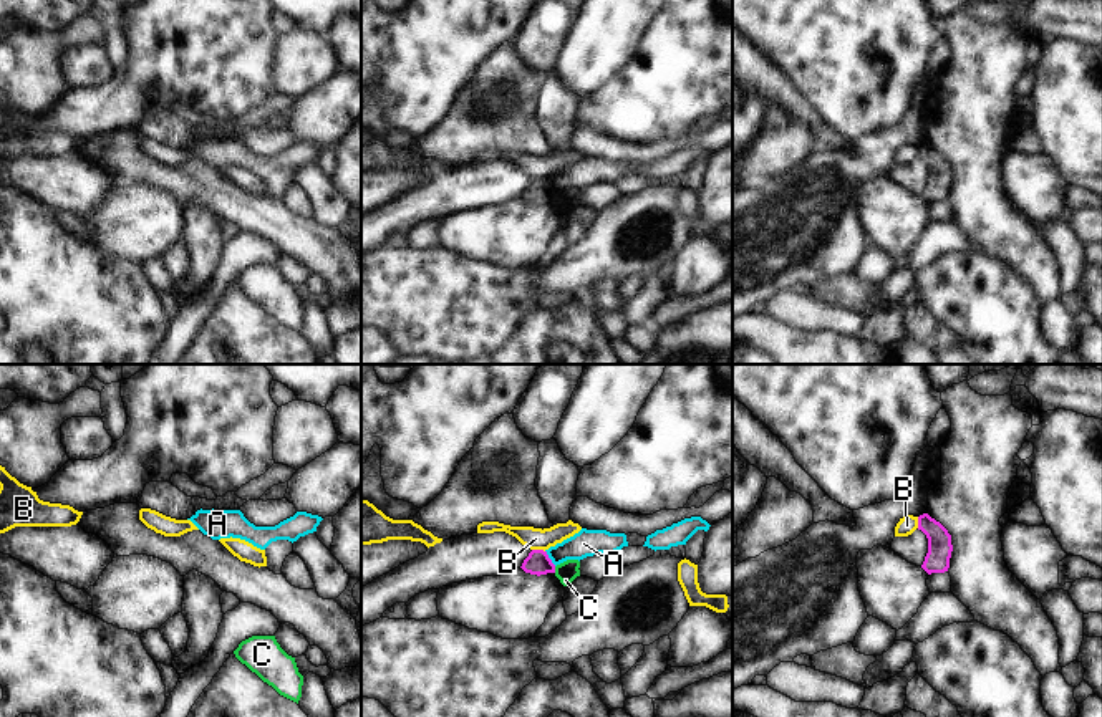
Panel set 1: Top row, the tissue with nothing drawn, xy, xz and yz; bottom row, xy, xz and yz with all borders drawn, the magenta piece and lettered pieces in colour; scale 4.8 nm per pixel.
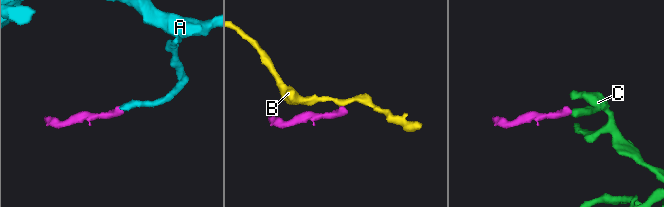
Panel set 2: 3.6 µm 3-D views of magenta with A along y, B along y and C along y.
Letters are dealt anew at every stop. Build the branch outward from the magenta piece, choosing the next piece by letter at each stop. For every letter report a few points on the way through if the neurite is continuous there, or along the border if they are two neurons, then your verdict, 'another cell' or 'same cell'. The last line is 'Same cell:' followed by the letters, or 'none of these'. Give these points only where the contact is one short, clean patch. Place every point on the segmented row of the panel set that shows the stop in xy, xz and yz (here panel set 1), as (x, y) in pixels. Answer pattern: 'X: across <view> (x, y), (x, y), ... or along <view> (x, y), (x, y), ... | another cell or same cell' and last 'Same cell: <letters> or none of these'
A: along xz (546, 550), (555, 565) | another cell
B: along xz (532, 548), (544, 552) | another cell
C: along xz (554, 567), (555, 572) | another cell
Same cell: none of these

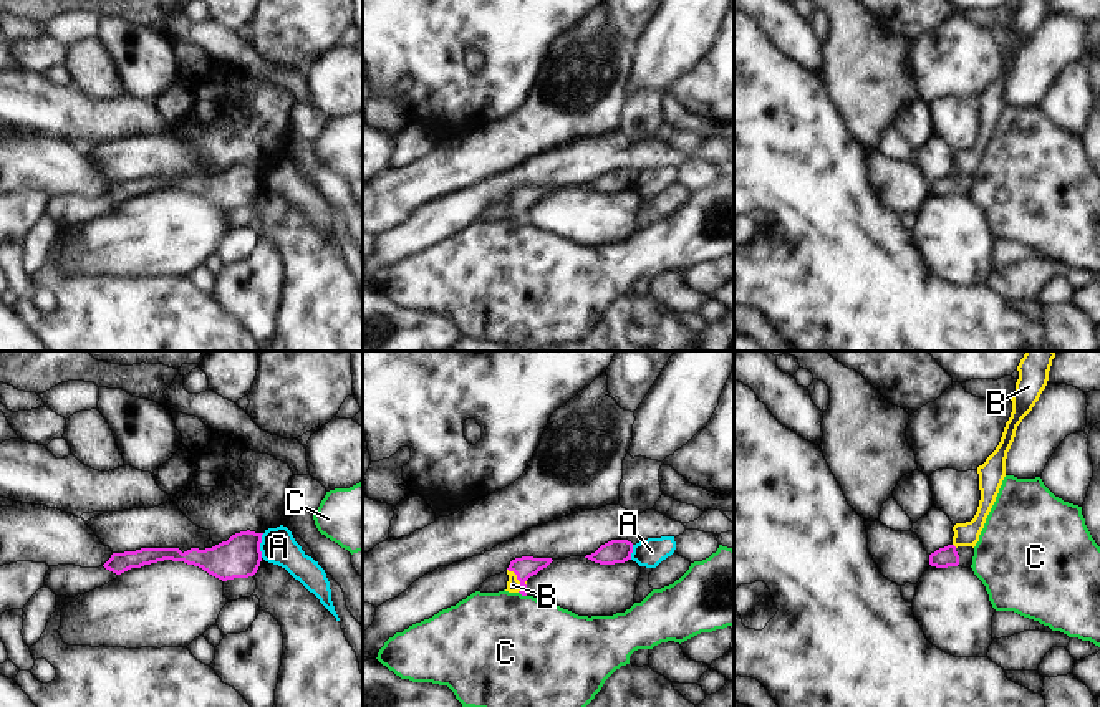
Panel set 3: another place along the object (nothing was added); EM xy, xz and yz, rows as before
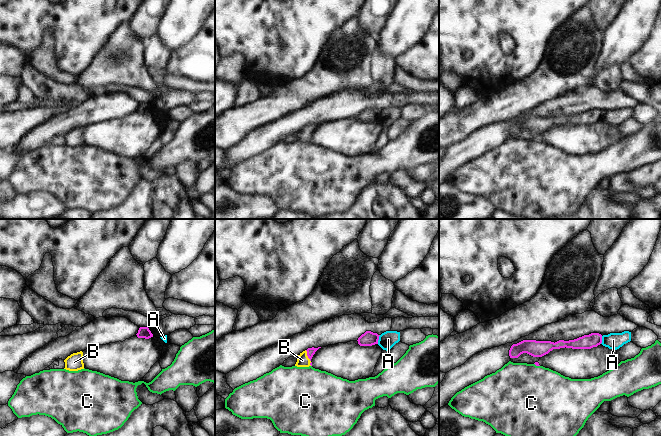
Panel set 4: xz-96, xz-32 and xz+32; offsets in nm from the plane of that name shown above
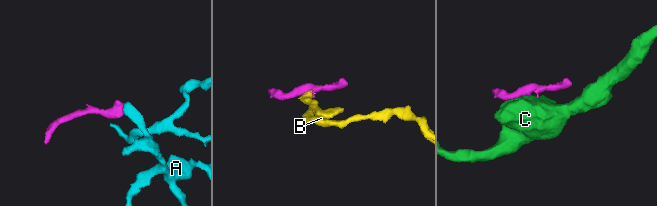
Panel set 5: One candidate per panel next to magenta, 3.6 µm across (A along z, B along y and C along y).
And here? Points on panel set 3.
A: along xy (264, 533), (260, 557) | another cell
B: across xz (525, 567), (517, 578), (512, 585) | same cell
C: another cell
Same cell: B

